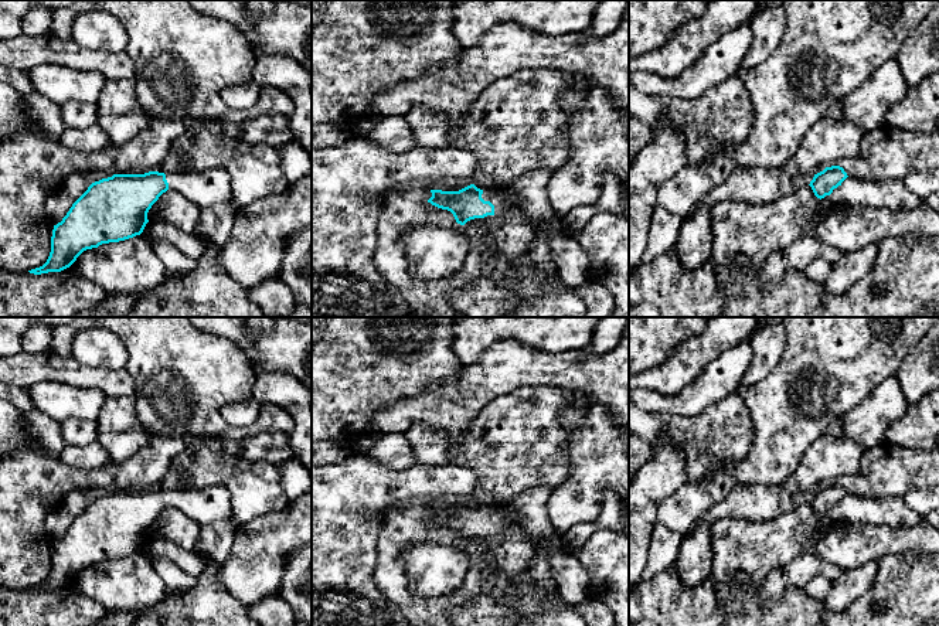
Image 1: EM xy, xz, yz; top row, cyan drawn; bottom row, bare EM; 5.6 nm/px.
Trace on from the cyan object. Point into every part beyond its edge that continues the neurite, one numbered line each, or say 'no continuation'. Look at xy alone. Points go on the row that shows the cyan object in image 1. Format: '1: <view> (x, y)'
1: xy (204, 189)

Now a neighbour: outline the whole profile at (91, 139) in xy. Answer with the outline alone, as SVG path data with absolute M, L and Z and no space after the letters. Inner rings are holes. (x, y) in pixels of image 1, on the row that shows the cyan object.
M98 125L85 129L65 127L59 142L81 153L93 153L110 143L108 135Z

